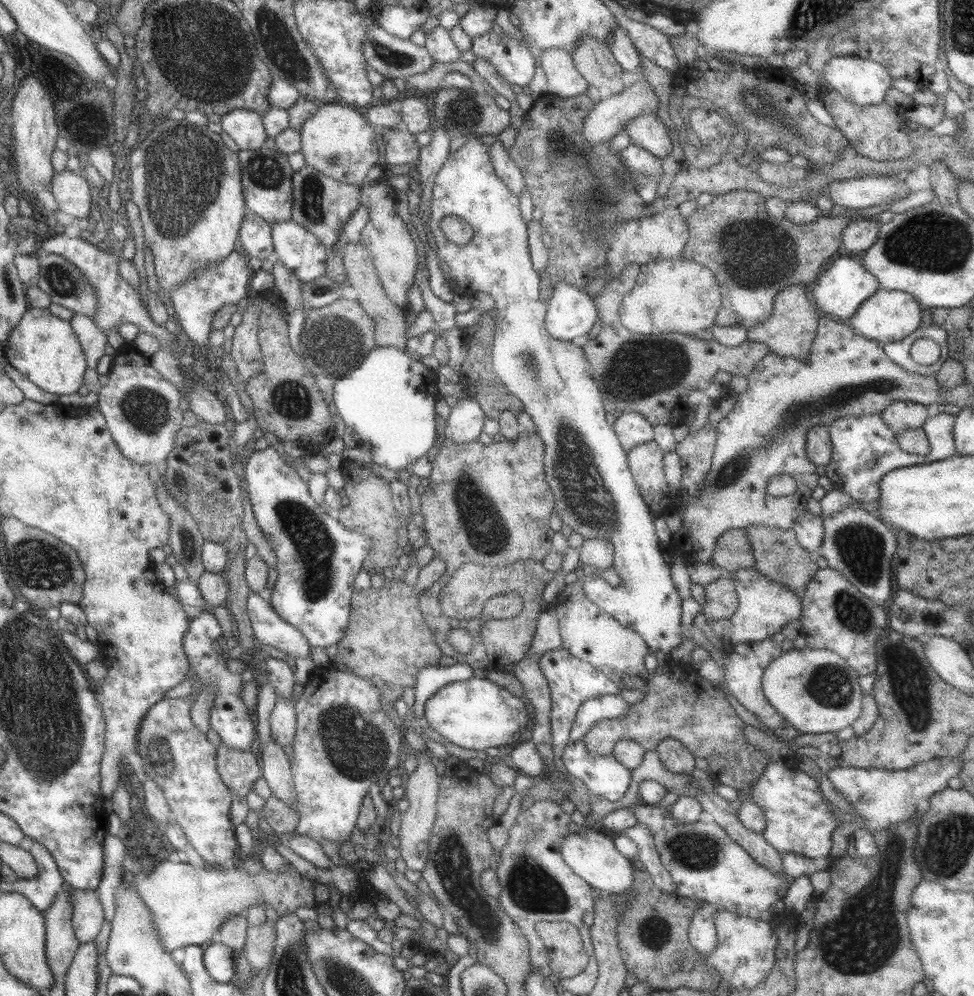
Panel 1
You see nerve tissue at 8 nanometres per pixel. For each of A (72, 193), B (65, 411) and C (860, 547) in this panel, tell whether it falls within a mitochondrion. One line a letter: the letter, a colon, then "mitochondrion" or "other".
A: other
B: other
C: mitochondrion

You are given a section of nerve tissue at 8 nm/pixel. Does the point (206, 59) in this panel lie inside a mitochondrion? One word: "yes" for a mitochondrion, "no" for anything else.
yes

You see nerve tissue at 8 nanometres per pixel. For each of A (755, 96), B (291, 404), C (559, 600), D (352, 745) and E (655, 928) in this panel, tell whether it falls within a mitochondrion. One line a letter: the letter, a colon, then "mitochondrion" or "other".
A: mitochondrion
B: mitochondrion
C: other
D: mitochondrion
E: mitochondrion

